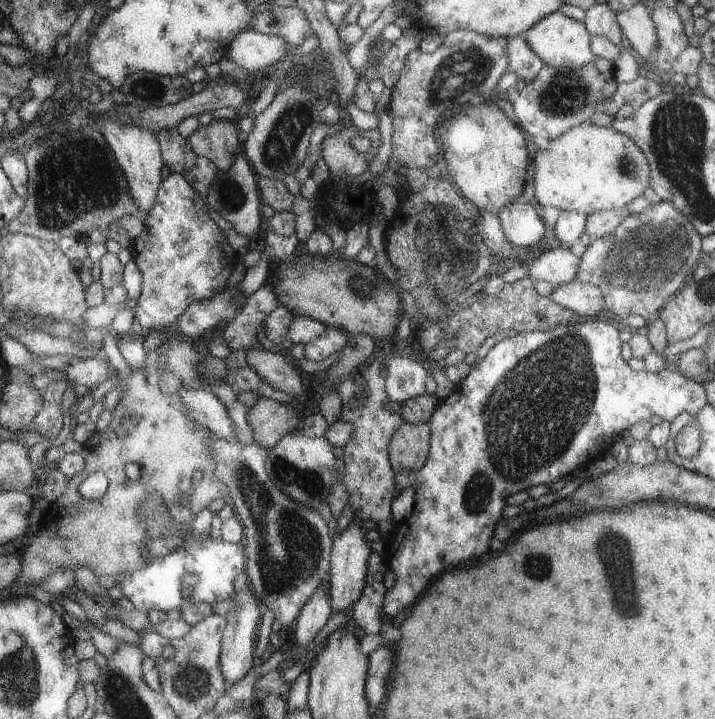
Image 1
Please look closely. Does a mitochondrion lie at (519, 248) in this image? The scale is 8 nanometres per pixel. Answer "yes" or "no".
no

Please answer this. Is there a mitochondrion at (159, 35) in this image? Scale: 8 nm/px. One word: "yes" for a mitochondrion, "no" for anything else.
no

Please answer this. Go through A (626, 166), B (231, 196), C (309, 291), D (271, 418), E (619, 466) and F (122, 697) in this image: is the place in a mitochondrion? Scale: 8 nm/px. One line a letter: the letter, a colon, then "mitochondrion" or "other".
A: mitochondrion
B: mitochondrion
C: other
D: other
E: other
F: mitochondrion

